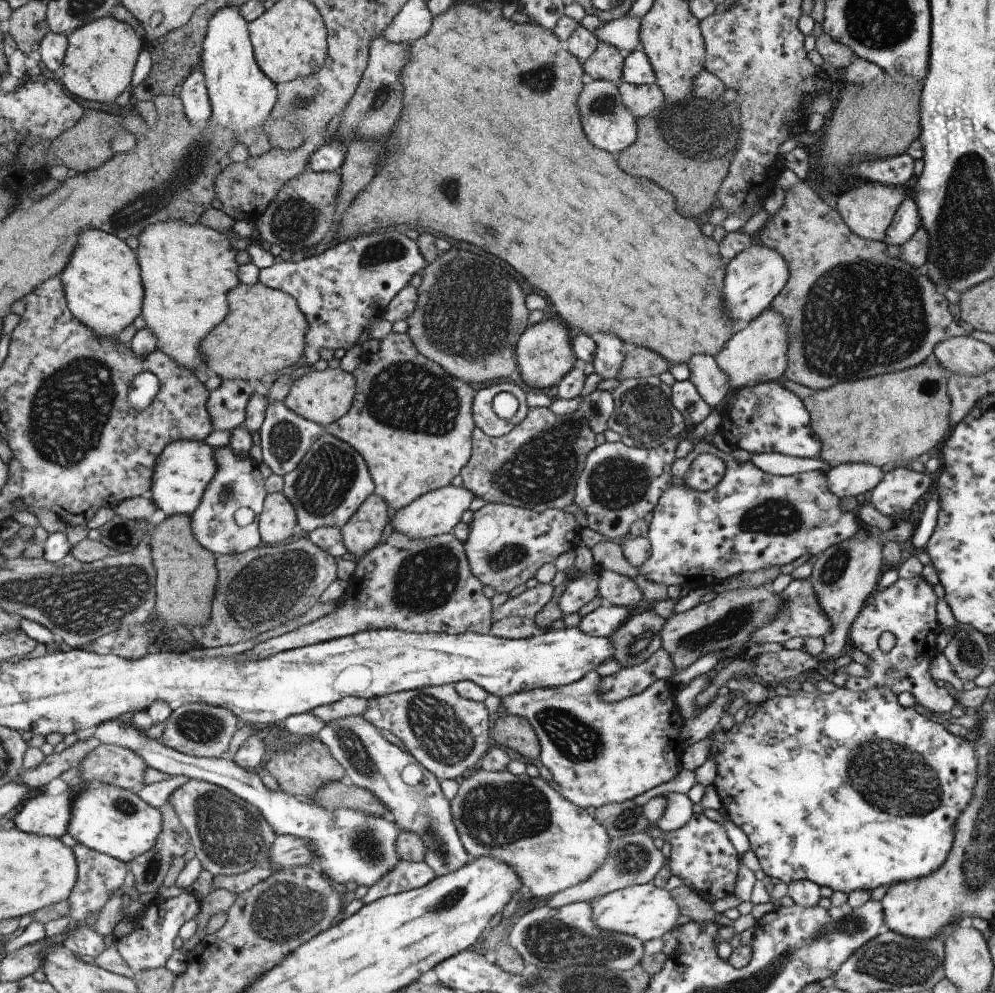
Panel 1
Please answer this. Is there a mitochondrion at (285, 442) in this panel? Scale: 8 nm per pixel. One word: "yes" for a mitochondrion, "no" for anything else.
yes

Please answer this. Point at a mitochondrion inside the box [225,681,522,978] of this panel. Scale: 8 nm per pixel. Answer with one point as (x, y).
(283, 913)

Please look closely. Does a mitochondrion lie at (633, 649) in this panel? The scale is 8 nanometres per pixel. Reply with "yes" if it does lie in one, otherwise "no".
yes

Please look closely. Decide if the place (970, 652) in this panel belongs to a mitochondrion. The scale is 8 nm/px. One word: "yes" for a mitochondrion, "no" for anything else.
yes

